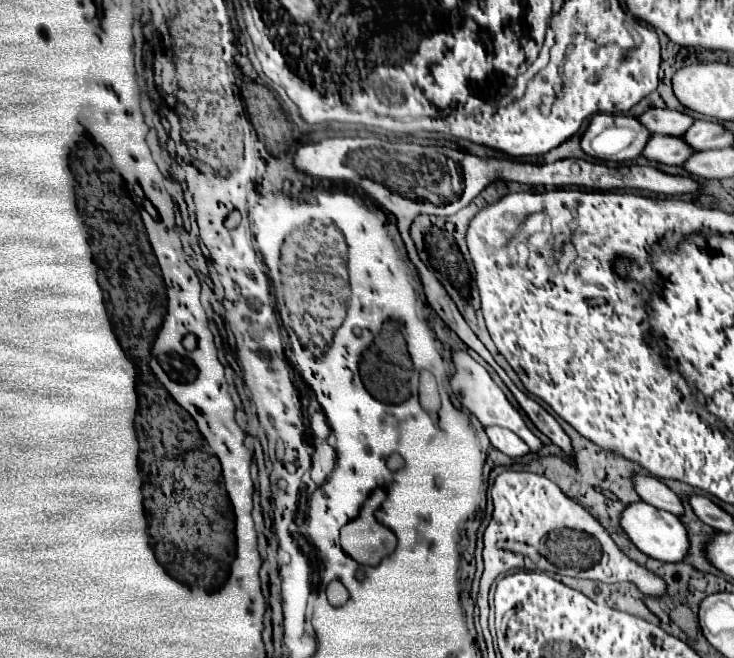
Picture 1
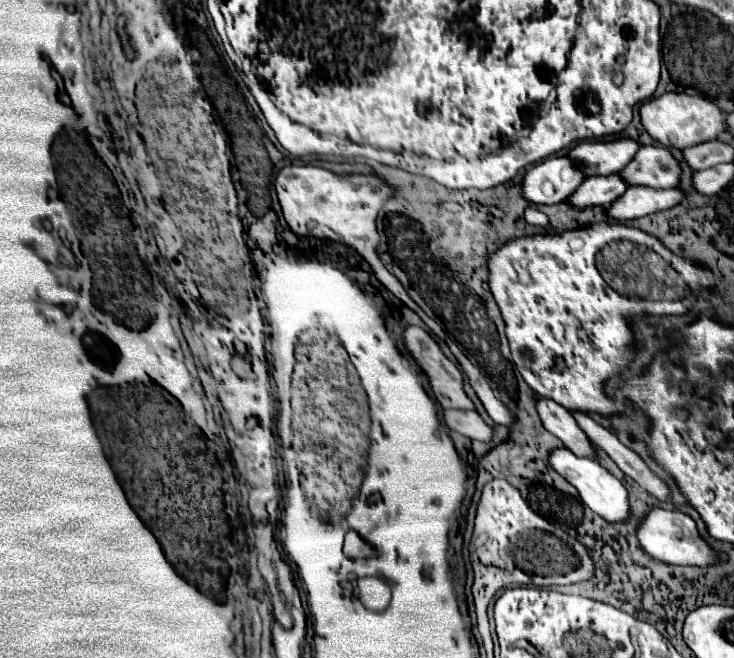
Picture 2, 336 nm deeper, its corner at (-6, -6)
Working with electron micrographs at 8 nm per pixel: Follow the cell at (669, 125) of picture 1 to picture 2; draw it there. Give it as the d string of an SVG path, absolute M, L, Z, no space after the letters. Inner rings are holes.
M620 138L612 142L580 142L570 152L568 158L578 164L584 176L608 176L620 172L632 156L638 152L638 142Z

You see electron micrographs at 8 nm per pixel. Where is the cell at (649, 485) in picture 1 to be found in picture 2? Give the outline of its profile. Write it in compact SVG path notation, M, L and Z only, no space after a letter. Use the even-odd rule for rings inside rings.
M536 394L536 410L538 410L538 416L540 416L544 428L548 432L552 432L554 436L558 436L566 448L570 448L576 456L596 458L594 444L578 428L576 420L572 418L572 414L564 406Z

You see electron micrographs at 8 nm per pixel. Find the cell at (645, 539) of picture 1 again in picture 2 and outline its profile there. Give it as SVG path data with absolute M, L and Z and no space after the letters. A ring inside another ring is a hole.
M556 448L554 452L550 452L548 462L560 476L564 476L578 490L584 504L590 510L594 510L598 516L602 516L608 522L620 522L620 520L628 518L628 492L626 492L626 488L622 486L622 482L618 478L614 478L596 460L574 456L568 448Z

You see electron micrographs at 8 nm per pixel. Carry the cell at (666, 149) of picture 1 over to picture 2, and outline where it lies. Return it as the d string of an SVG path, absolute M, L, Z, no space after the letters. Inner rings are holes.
M618 174L592 176L592 178L586 178L580 184L580 188L572 192L572 196L568 196L566 204L576 210L584 210L590 206L606 206L606 204L612 204L616 198L620 198L626 192L626 188L628 186L620 180Z

